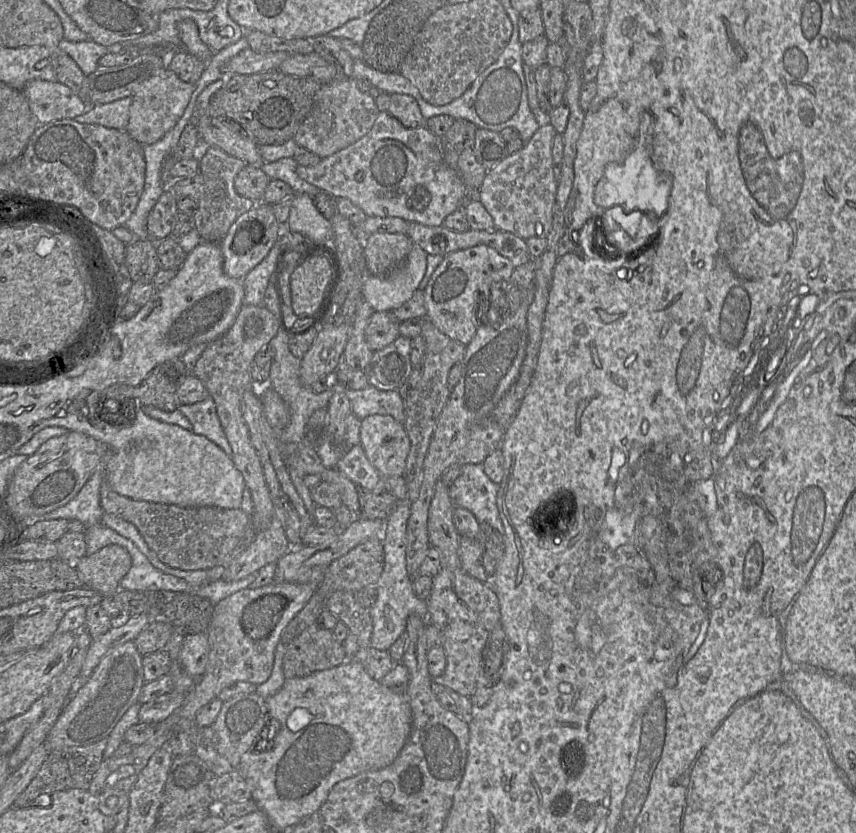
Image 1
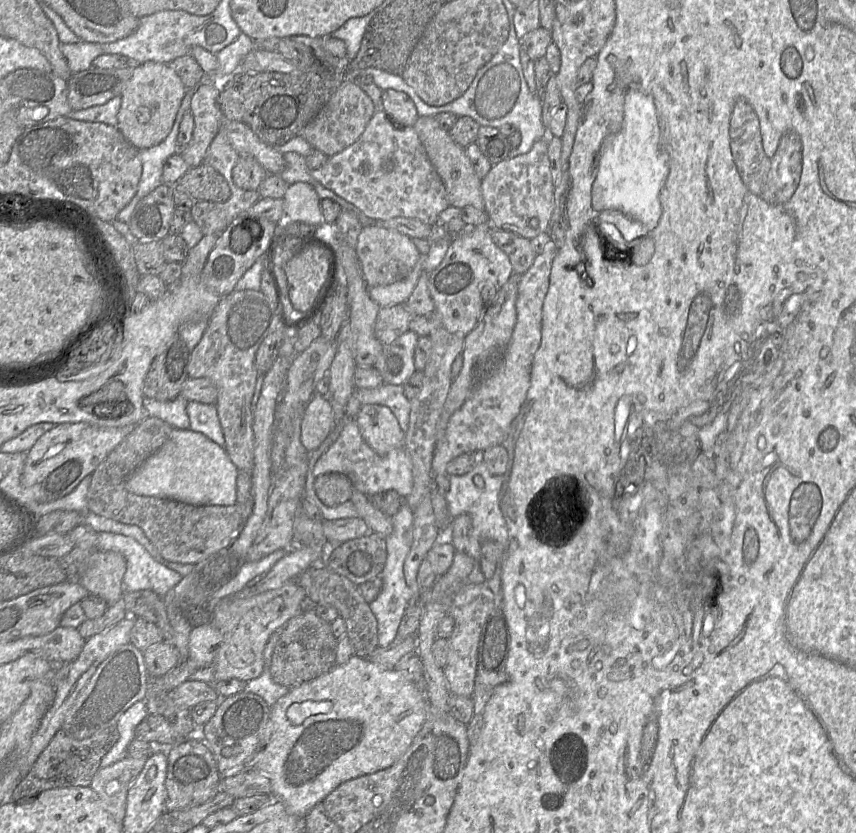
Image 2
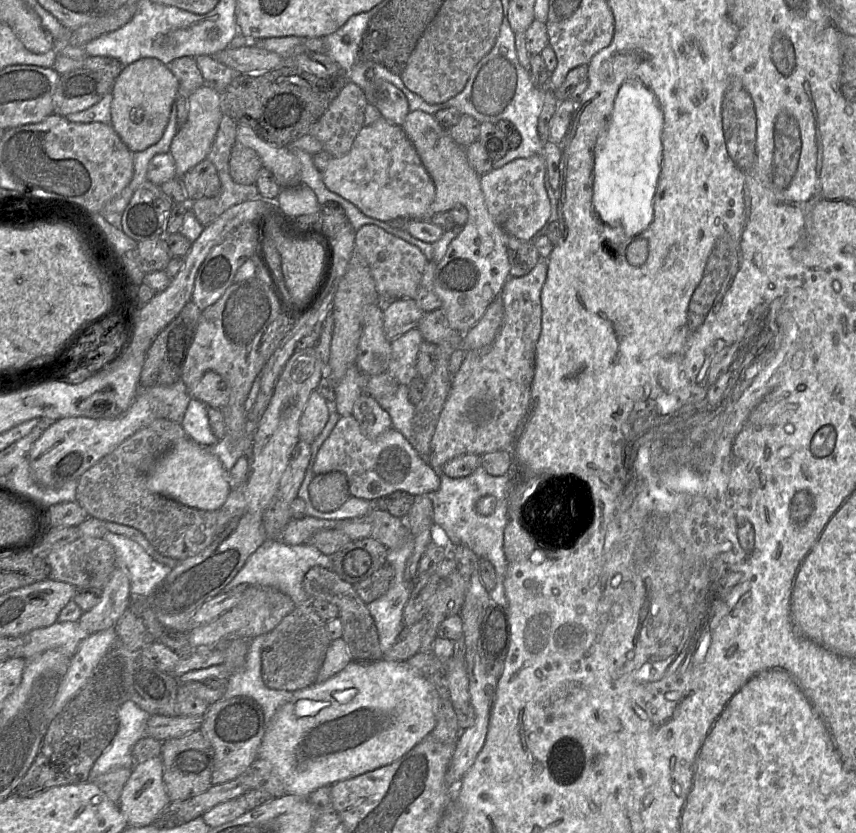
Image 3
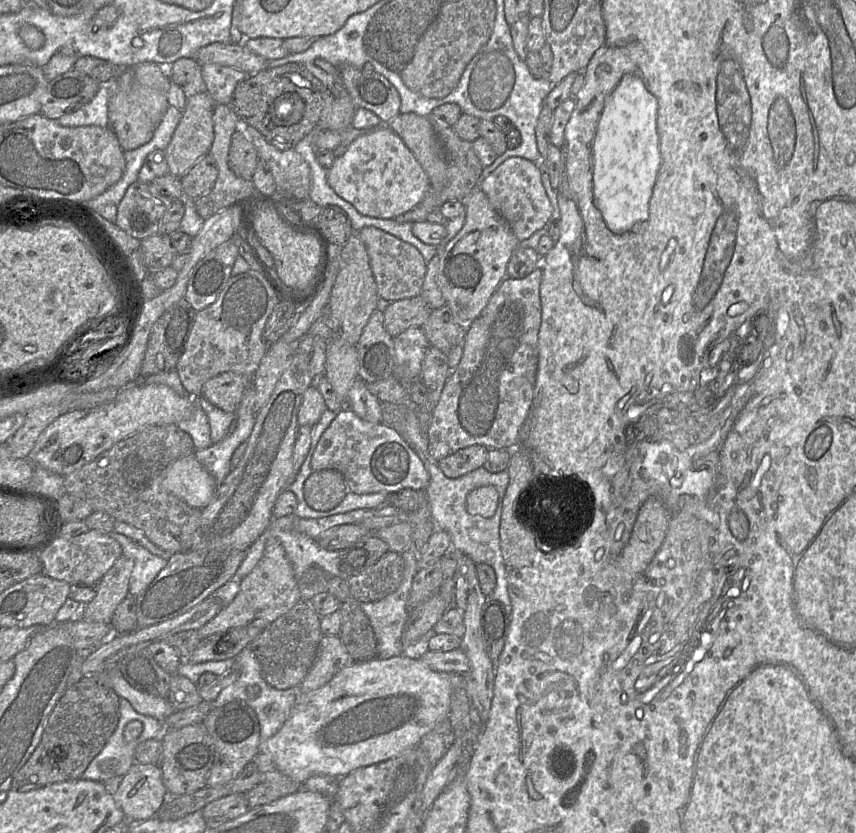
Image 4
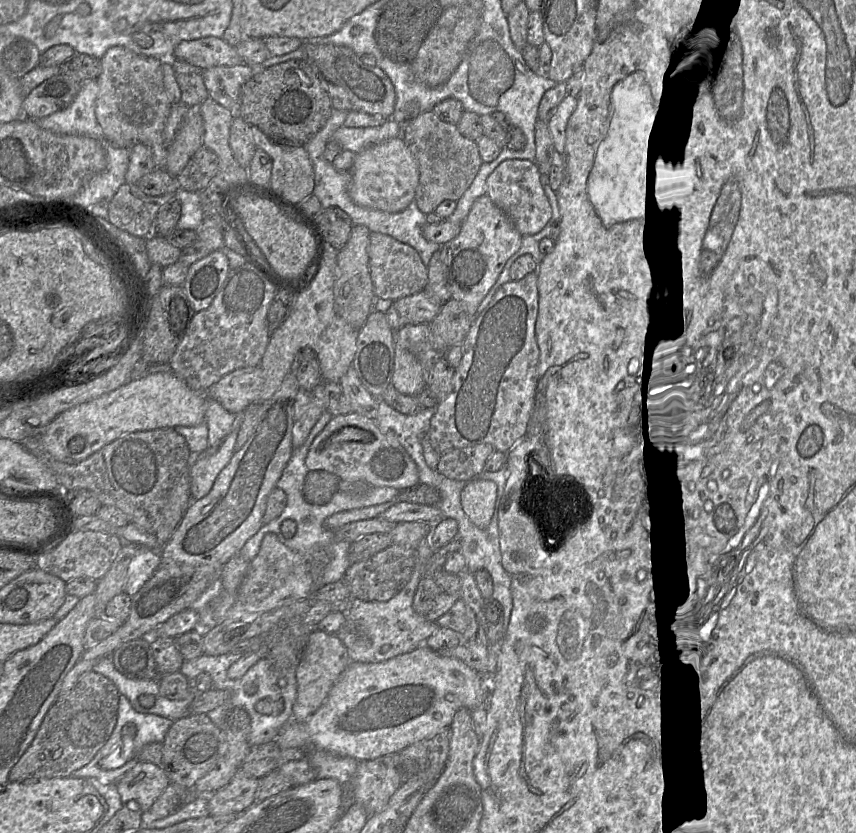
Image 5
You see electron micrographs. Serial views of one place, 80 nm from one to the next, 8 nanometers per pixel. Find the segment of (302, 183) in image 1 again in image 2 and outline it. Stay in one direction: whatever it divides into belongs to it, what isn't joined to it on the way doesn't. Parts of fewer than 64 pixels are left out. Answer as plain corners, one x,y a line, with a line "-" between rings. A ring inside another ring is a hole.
288,152
283,154
283,157
285,161
285,167
279,176
287,184
290,185
296,182
305,182
310,184
315,189
320,200
330,198
337,202
342,209
352,211
357,216
363,227
374,225
377,222
377,220
367,217
356,206
347,202
345,199
335,194
332,190
327,189
320,182
315,180
310,174
310,169
306,164
304,156
296,152

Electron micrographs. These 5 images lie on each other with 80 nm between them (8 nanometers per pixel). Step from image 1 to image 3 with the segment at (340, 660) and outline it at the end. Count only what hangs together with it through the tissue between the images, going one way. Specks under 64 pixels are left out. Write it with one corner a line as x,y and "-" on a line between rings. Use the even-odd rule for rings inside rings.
310,604
297,605
281,622
266,634
261,654
261,669
264,683
272,689
297,691
316,681
331,638
326,622

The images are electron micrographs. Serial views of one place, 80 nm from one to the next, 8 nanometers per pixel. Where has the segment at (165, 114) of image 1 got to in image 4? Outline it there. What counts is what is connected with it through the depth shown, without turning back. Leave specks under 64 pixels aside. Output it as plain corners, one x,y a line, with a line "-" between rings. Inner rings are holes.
152,62
138,63
138,64
121,69
119,71
119,75
116,78
116,80
112,84
106,84
106,85
112,85
112,96
108,103
109,128
116,135
121,148
124,151
134,150
134,149
137,149
138,147
146,144
147,142
149,142
152,139
156,128
158,127
159,123
161,122
162,117
164,116
165,112
167,111
167,108
169,107
168,100
167,100
167,94
168,94
168,90
171,85
171,79
168,74
167,68
162,67
159,64
155,64

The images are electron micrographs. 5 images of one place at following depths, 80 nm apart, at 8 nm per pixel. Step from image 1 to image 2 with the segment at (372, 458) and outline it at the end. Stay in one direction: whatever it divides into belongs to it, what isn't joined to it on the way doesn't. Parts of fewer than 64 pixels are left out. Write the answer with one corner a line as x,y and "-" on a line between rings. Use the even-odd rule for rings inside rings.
361,405
355,417
364,441
380,456
405,446
406,433
392,411
383,405

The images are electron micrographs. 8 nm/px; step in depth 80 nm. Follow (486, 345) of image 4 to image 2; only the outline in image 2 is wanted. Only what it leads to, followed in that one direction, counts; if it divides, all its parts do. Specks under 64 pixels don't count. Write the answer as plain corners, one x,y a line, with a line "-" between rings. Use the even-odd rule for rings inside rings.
550,238
543,252
536,255
530,269
520,276
516,299
517,320
501,366
453,413
443,437
435,444
431,462
431,502
439,531
450,528
453,520
448,510
446,492
441,488
442,479
449,477
446,472
448,463
462,454
480,454
492,446
503,444
526,399
534,356
541,343
543,304
556,252

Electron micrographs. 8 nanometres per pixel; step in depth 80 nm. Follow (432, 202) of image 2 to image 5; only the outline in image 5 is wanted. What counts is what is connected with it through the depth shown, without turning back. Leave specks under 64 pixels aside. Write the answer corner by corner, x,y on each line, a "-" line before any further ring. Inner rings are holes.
401,137
370,145
356,154
350,170
348,193
359,206
388,213
398,213
414,202
419,183
418,164

